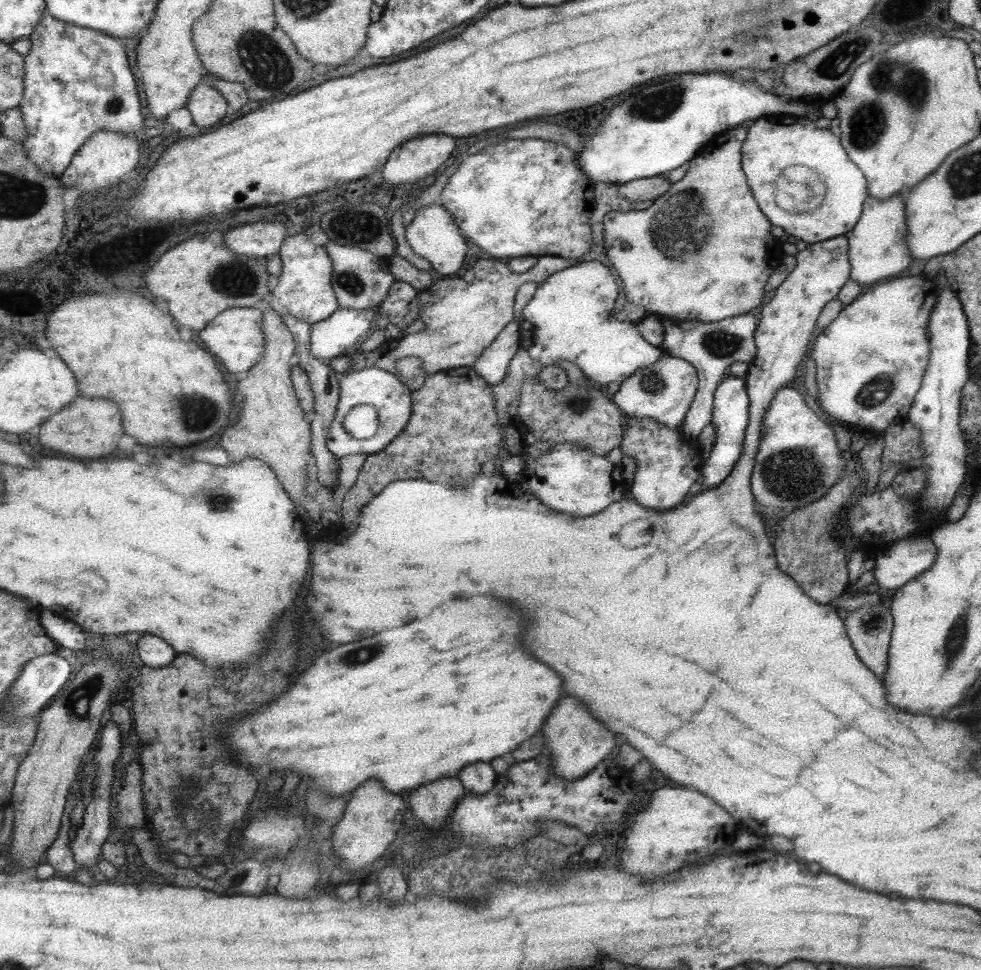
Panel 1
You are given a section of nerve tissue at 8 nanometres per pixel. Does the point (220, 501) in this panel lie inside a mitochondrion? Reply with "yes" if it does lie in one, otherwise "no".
yes

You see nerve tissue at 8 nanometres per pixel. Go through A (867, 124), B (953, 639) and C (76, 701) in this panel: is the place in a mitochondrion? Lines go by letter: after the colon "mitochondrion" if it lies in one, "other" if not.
A: mitochondrion
B: mitochondrion
C: mitochondrion

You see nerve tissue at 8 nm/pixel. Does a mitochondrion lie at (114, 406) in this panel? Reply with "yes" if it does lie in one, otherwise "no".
no

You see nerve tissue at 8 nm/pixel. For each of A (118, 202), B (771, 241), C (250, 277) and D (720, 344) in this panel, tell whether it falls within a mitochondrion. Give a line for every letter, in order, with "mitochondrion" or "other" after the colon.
A: other
B: other
C: mitochondrion
D: mitochondrion

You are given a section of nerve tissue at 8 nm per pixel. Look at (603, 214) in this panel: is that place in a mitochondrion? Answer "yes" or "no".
no

